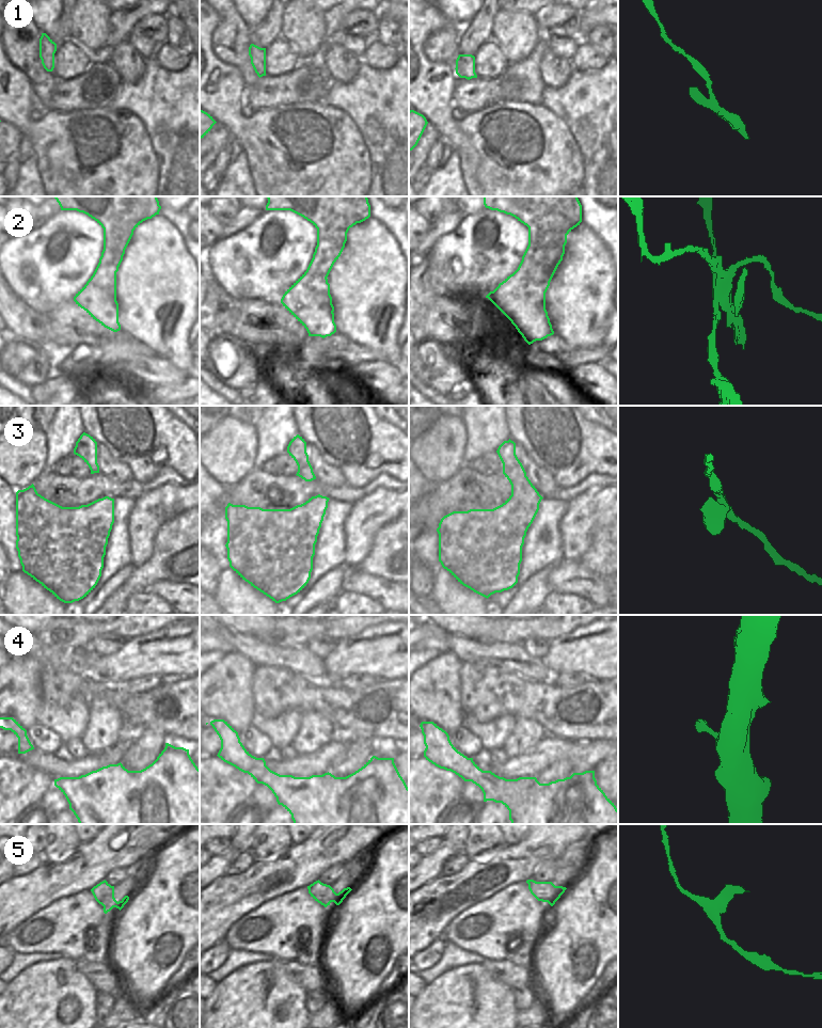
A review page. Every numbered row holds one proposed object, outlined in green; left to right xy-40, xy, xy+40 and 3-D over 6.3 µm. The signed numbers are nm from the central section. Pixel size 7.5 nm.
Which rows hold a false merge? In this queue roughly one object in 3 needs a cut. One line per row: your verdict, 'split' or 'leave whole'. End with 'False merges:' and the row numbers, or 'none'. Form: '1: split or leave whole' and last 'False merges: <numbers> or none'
1: leave whole
2: split
3: leave whole
4: leave whole
5: split
False merges: 2, 5

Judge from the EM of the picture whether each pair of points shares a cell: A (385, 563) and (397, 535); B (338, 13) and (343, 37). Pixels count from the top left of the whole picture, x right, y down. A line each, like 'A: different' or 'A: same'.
A: same
B: different

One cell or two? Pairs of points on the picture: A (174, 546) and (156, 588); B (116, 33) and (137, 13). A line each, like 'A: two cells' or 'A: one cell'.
A: two cells
B: one cell

